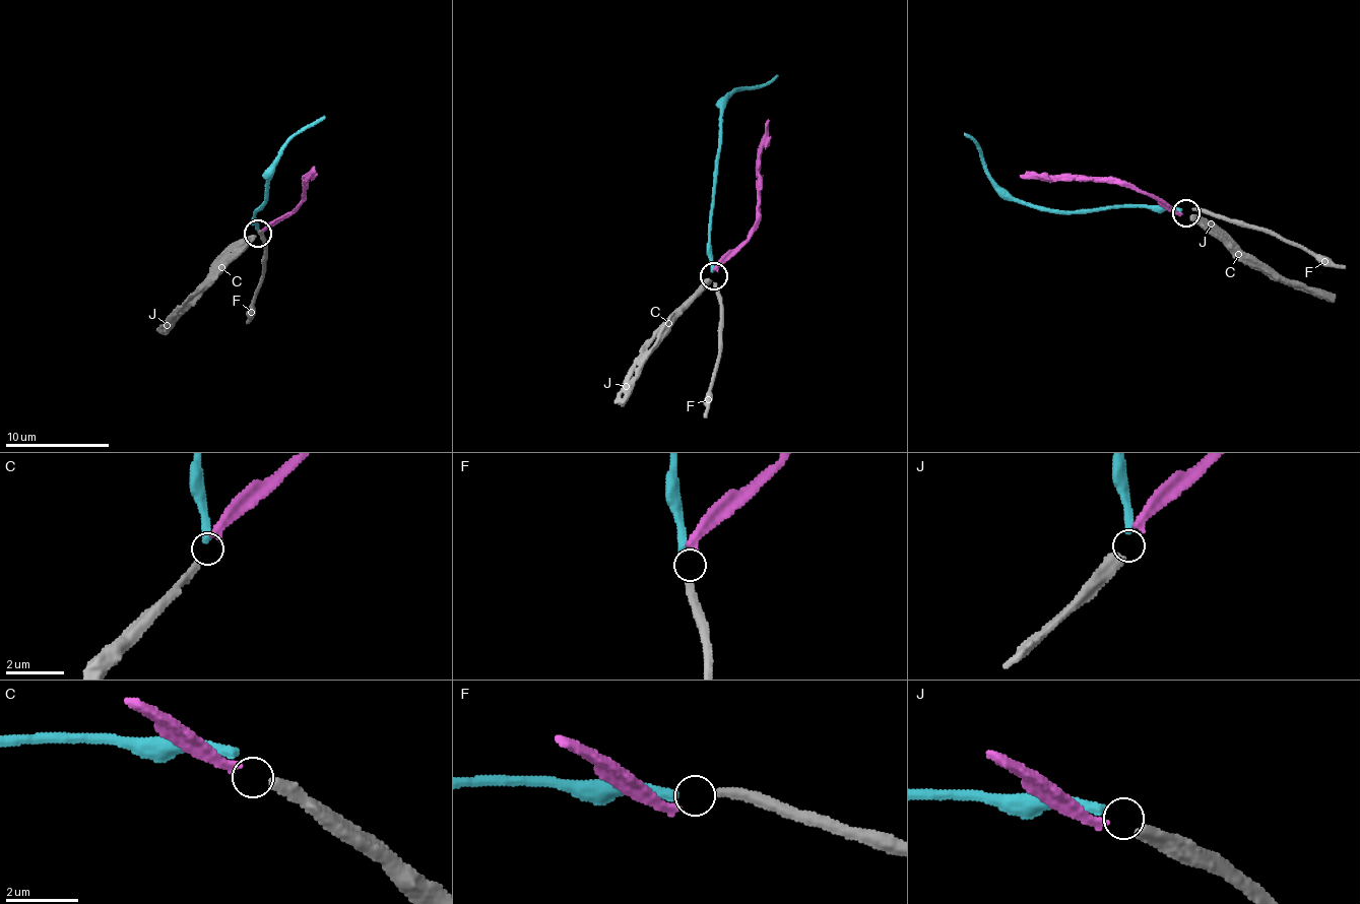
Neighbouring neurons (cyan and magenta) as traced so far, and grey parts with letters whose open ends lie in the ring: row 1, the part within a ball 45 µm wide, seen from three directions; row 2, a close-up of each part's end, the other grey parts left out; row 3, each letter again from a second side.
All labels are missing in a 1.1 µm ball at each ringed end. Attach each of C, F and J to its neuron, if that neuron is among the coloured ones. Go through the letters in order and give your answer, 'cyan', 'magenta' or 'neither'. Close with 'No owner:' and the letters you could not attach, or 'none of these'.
C: magenta
F: cyan
J: neither
No owner: J

